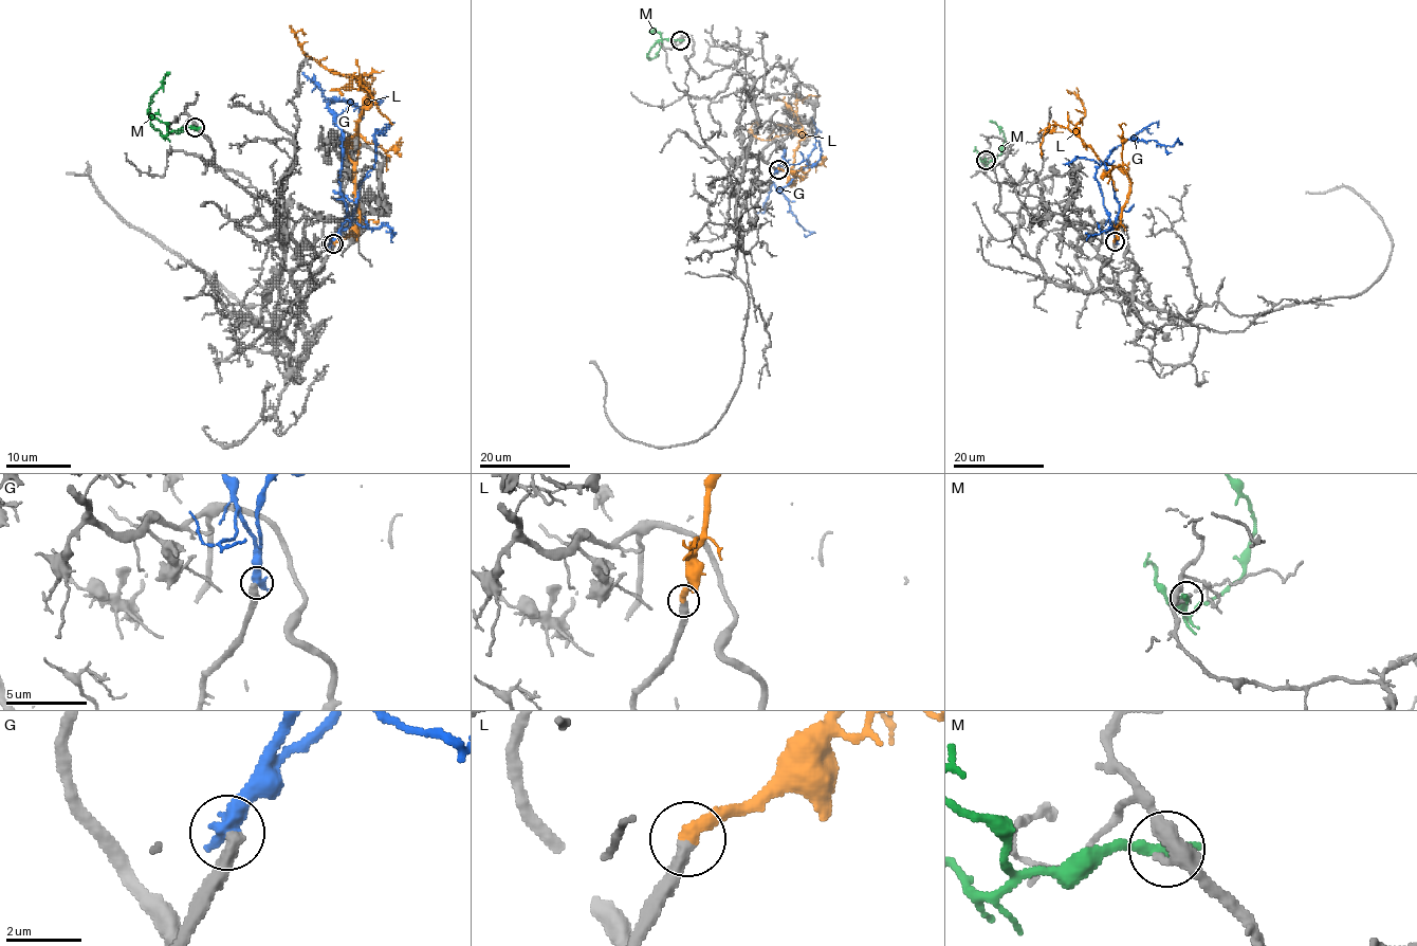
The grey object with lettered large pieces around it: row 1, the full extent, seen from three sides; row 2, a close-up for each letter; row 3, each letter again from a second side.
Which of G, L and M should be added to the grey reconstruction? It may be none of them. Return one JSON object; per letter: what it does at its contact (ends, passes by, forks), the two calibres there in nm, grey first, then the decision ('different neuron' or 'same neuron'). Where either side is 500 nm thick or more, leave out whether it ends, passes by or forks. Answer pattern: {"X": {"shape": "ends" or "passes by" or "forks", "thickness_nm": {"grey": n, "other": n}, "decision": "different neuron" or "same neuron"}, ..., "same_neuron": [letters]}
{"G": {"thickness_nm": {"grey": 440, "other": 550}, "decision": "same neuron"}, "L": {"shape": "ends", "thickness_nm": {"grey": 400, "other": 380}, "decision": "different neuron"}, "M": {"shape": "ends", "thickness_nm": {"grey": 240, "other": 400}, "decision": "different neuron"}, "same_neuron": ["G"]}

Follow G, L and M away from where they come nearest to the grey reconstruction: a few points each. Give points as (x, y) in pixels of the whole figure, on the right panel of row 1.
G: (1115, 241), (1115, 230), (1104, 205), (1096, 168), (1126, 141), (1155, 140), (1171, 146), (1178, 141), (1179, 144)
L: (1114, 241), (1129, 179), (1104, 163), (1080, 137), (1077, 125), (1084, 116), (1085, 109), (1070, 94)
M: (986, 159), (986, 165), (1000, 153), (1005, 138), (990, 121)

